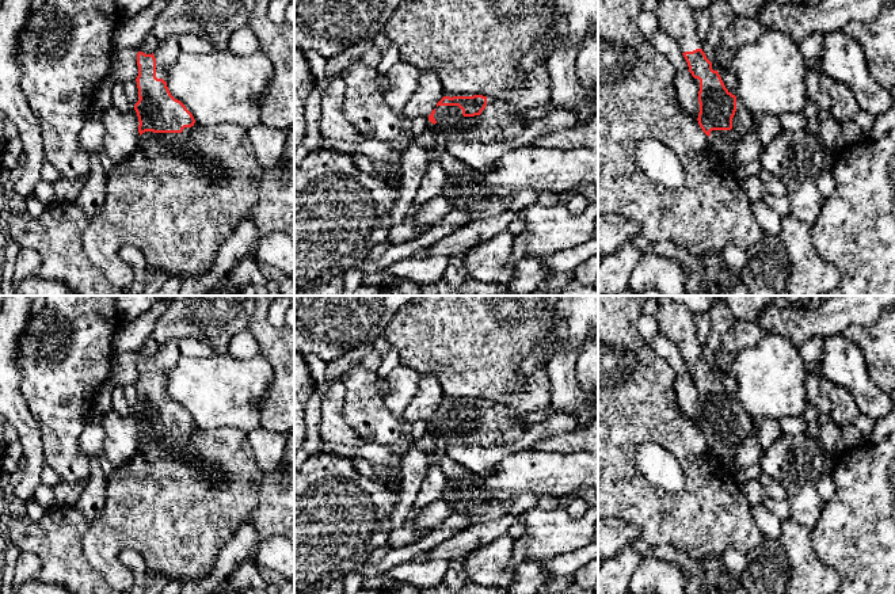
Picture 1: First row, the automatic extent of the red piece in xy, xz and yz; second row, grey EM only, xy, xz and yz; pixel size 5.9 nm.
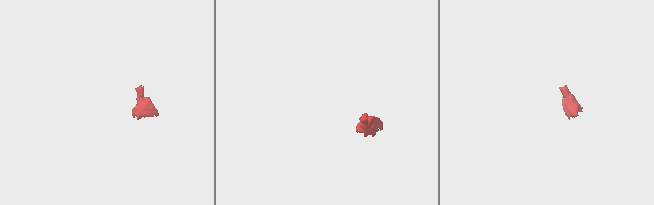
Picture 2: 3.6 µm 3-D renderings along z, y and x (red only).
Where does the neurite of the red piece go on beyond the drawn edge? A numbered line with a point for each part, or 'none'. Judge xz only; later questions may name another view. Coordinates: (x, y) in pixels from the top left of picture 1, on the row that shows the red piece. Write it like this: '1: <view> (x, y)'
1: xz (498, 122)

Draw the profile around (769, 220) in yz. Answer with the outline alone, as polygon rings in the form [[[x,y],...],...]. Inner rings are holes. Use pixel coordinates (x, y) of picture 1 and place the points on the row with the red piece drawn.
[[[765,201],[753,202],[751,209],[759,226],[766,235],[780,235],[781,232],[781,216],[769,207]]]

